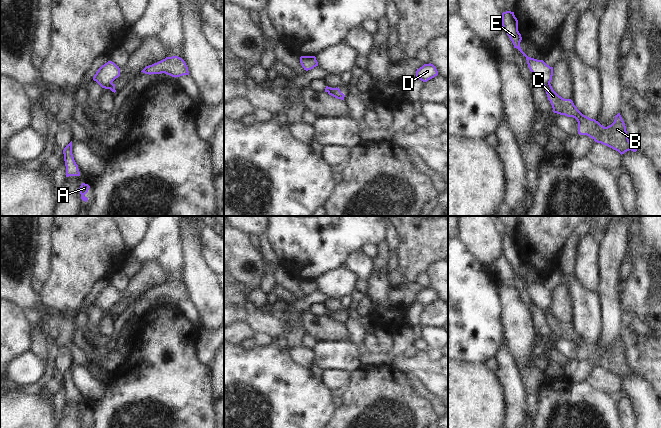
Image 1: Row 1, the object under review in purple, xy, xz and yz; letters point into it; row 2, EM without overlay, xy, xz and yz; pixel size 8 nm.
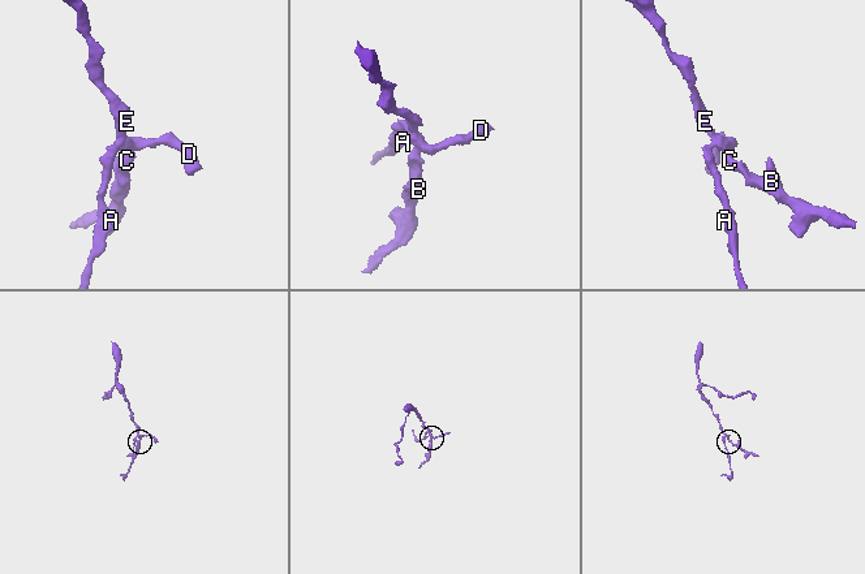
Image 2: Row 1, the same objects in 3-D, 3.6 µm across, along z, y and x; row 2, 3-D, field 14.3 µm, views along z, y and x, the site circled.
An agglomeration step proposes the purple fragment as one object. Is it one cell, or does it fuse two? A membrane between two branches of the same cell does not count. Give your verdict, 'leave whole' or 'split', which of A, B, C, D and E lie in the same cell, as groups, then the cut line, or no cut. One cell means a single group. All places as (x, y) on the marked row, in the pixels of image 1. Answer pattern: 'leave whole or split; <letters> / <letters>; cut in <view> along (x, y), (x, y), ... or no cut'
split; A D E / B C; cut in yz along (549, 83), (544, 86)

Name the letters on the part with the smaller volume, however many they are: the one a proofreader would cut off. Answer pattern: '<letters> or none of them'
B, C

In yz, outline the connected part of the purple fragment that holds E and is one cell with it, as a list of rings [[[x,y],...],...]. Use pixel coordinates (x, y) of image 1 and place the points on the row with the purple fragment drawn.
[[[506,11],[502,13],[502,30],[504,30],[512,41],[514,48],[517,48],[526,57],[528,67],[533,78],[542,83],[543,86],[550,84],[553,76],[553,67],[547,65],[543,60],[528,57],[521,49],[521,34],[518,31],[518,20],[514,12]]]

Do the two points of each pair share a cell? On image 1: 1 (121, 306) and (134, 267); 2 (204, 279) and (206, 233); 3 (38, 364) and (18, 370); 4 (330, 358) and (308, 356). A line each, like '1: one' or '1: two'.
1: two
2: two
3: one
4: two

